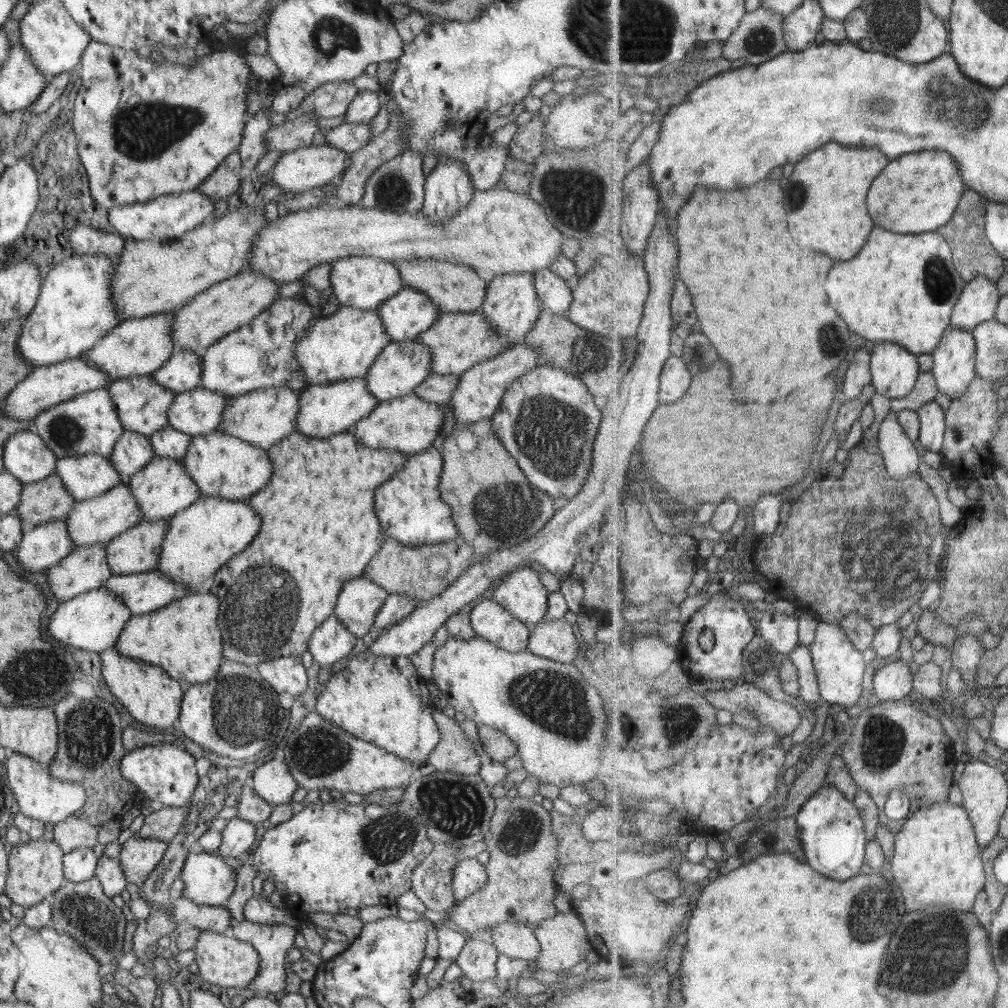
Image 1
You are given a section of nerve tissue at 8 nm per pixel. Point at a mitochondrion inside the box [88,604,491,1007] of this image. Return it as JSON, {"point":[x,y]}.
{"point":[241,712]}

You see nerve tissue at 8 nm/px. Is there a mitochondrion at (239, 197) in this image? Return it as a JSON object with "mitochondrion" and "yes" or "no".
{"mitochondrion":"no"}

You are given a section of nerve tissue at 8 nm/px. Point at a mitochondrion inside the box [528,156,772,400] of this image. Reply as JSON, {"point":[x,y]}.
{"point":[578,198]}

